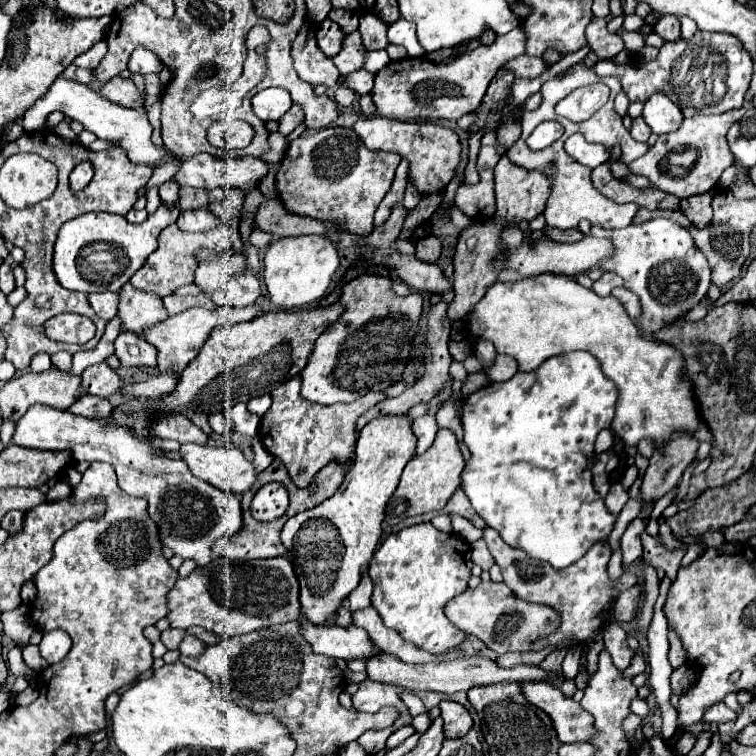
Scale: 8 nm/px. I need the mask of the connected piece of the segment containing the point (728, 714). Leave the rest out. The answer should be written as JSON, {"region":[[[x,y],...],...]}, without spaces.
{"region":[[[717,703],[703,715],[703,721],[709,723],[709,725],[721,725],[721,723],[727,723],[727,721],[735,721],[735,717],[737,717],[737,713],[727,709],[725,703]]]}

